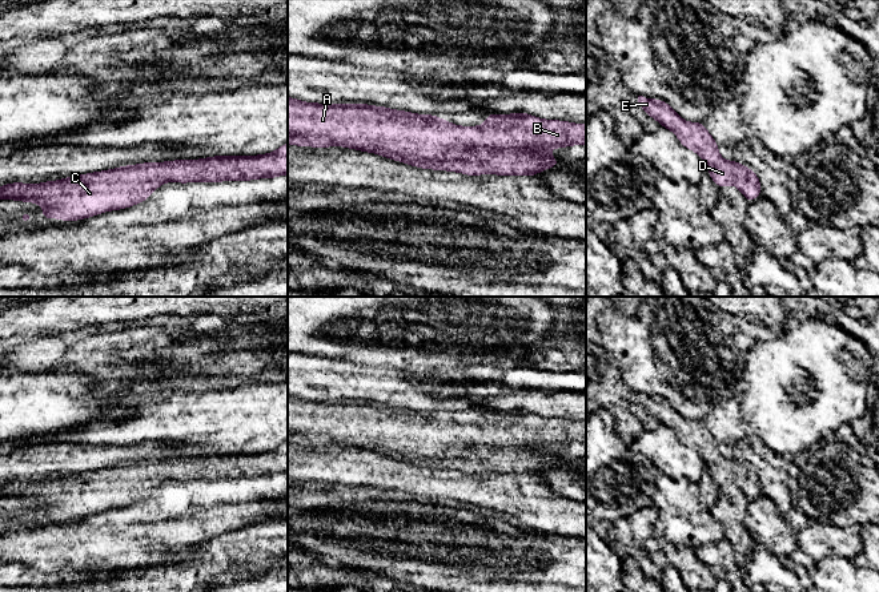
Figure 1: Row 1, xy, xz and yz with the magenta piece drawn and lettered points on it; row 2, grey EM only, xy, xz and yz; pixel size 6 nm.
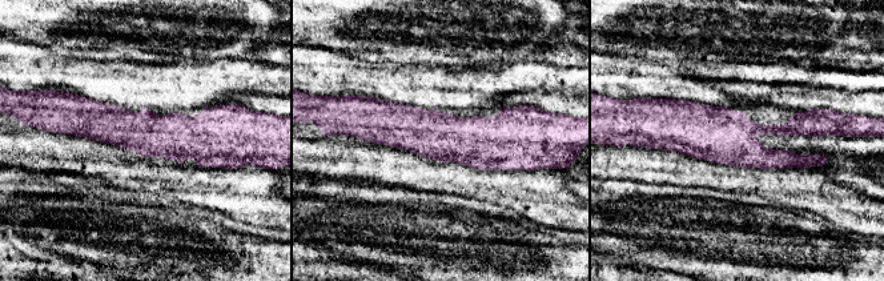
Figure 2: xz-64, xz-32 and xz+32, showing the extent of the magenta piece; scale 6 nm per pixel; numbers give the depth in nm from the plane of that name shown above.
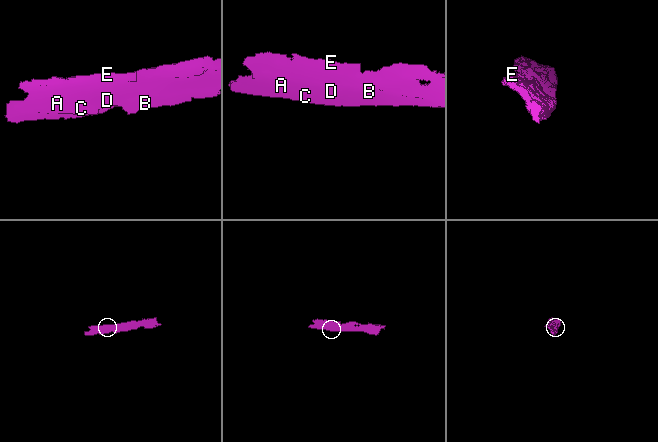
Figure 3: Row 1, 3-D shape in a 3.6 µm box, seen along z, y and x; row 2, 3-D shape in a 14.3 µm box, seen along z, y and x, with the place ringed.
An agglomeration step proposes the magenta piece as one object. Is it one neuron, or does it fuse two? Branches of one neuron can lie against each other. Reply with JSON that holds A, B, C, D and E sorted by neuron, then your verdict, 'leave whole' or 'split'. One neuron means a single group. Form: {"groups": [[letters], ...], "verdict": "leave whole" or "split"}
{"groups": [["A", "B", "C", "D", "E"]], "verdict": "leave whole"}

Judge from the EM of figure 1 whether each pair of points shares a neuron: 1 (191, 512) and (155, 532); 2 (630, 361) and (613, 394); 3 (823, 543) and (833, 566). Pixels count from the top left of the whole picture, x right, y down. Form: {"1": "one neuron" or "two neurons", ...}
{"1": "one neuron", "2": "two neurons", "3": "two neurons"}

